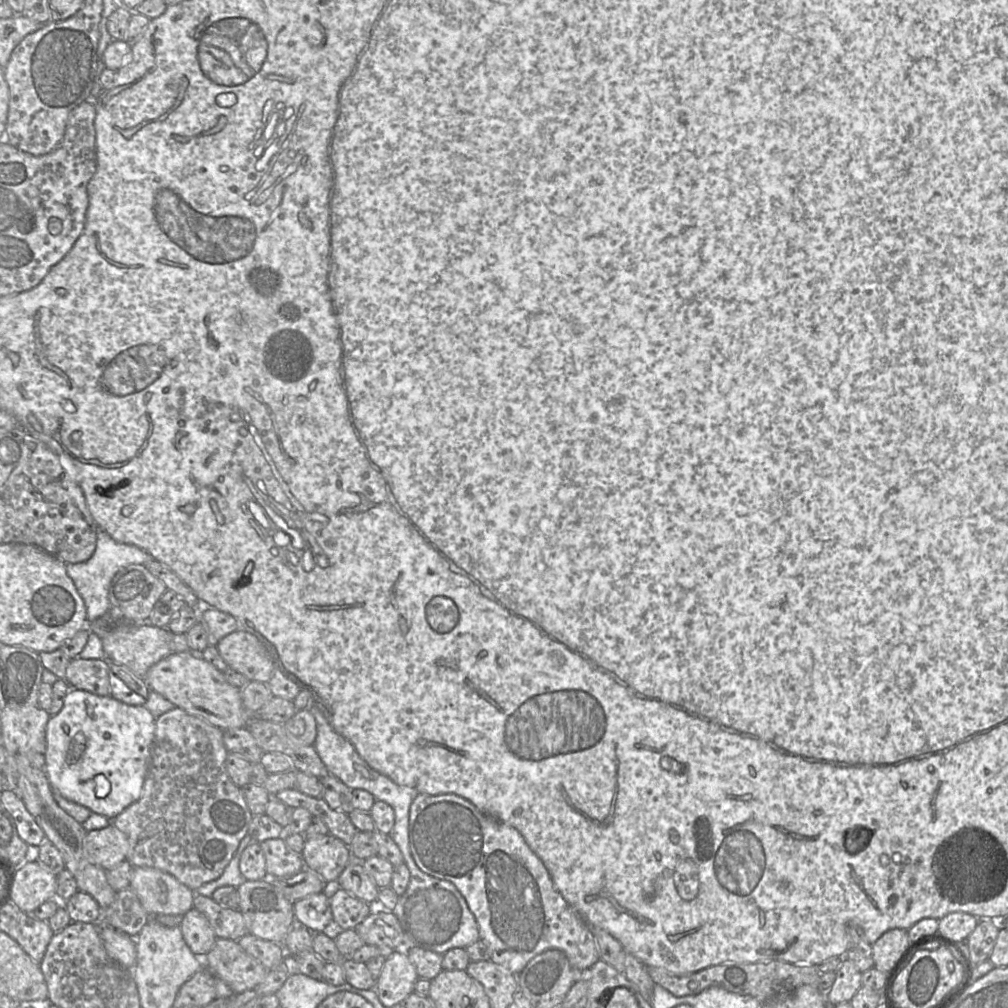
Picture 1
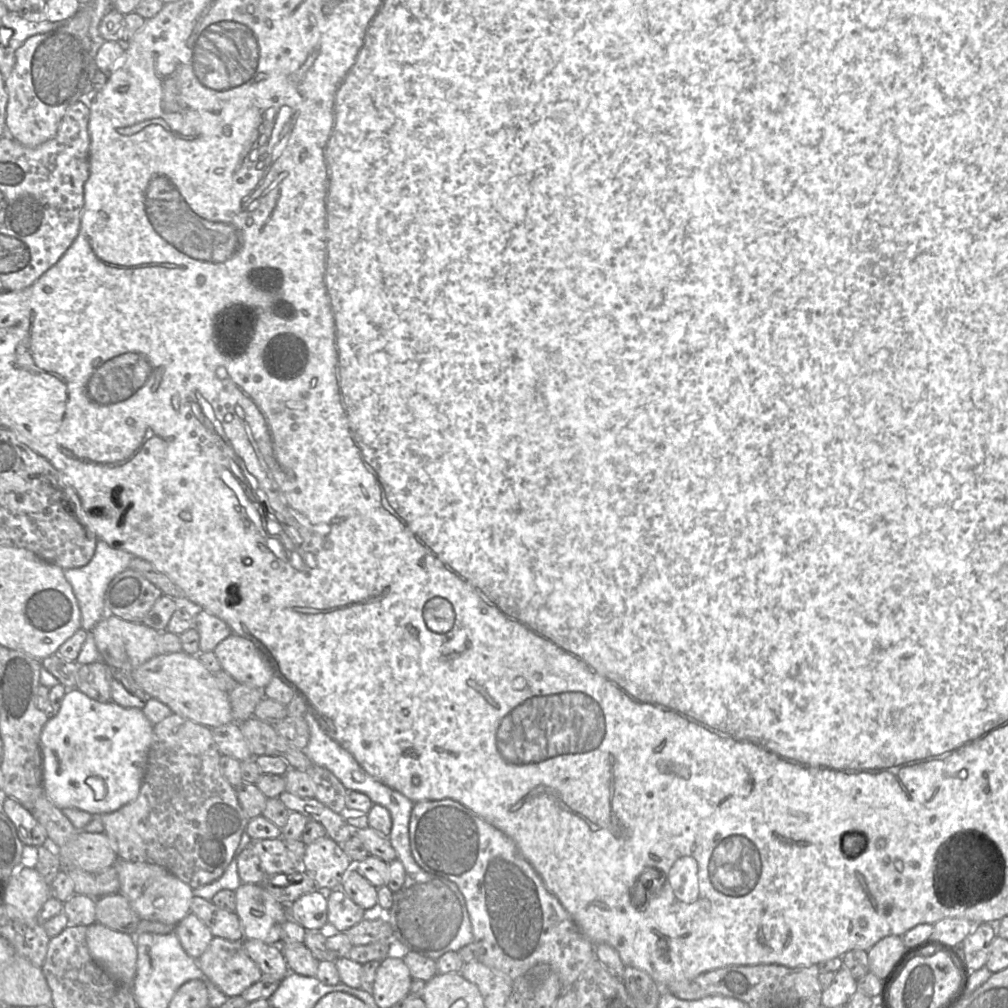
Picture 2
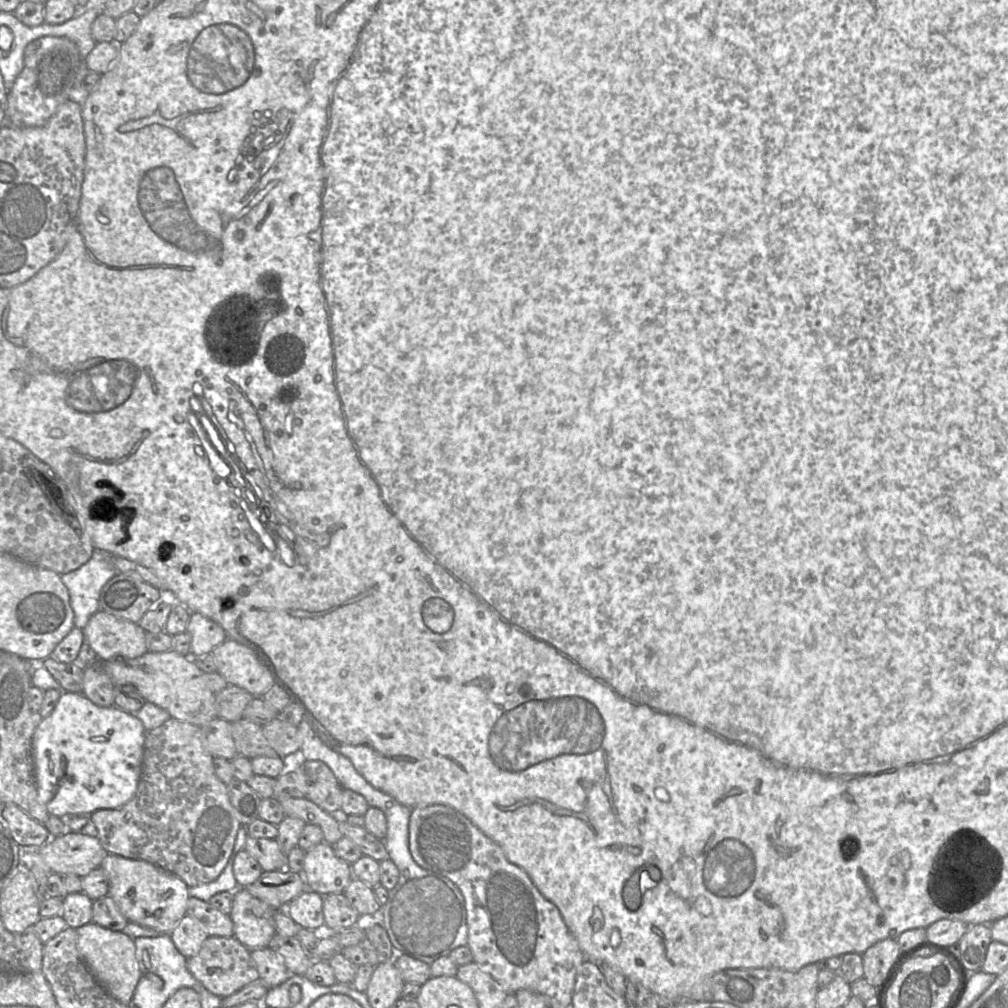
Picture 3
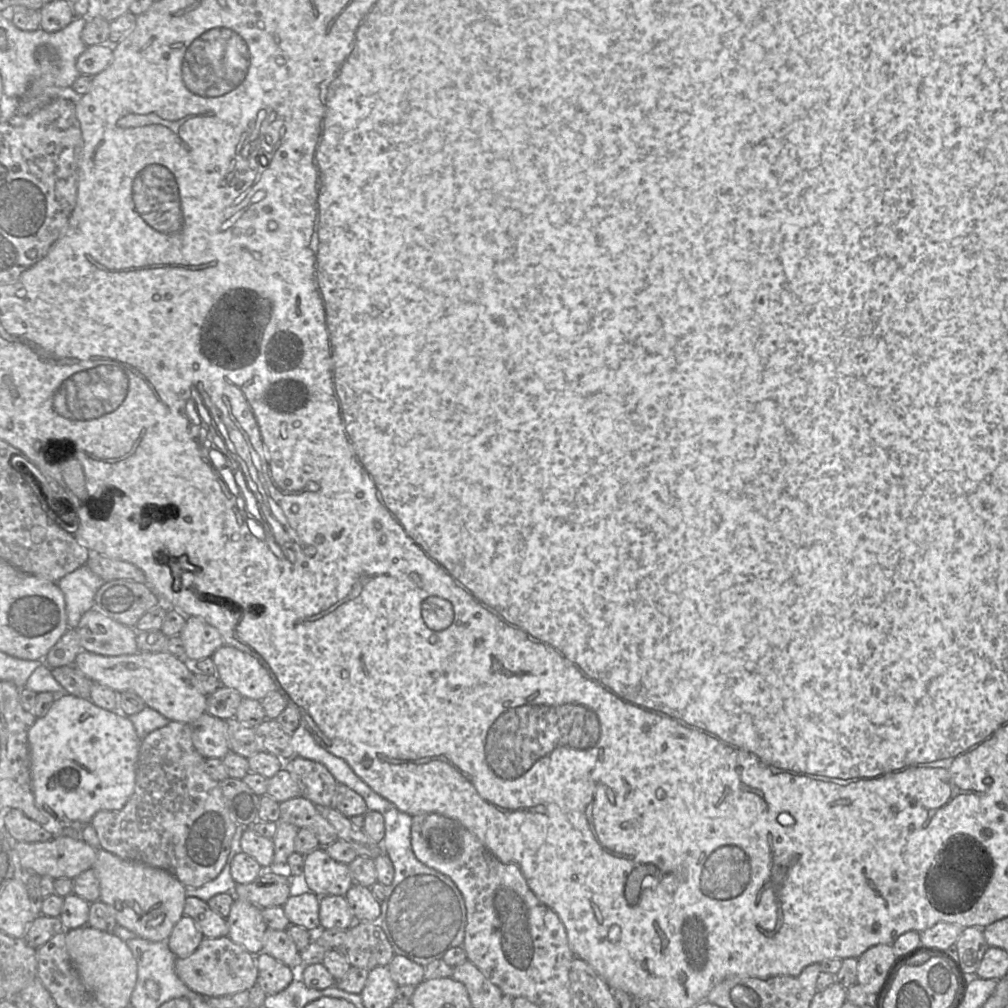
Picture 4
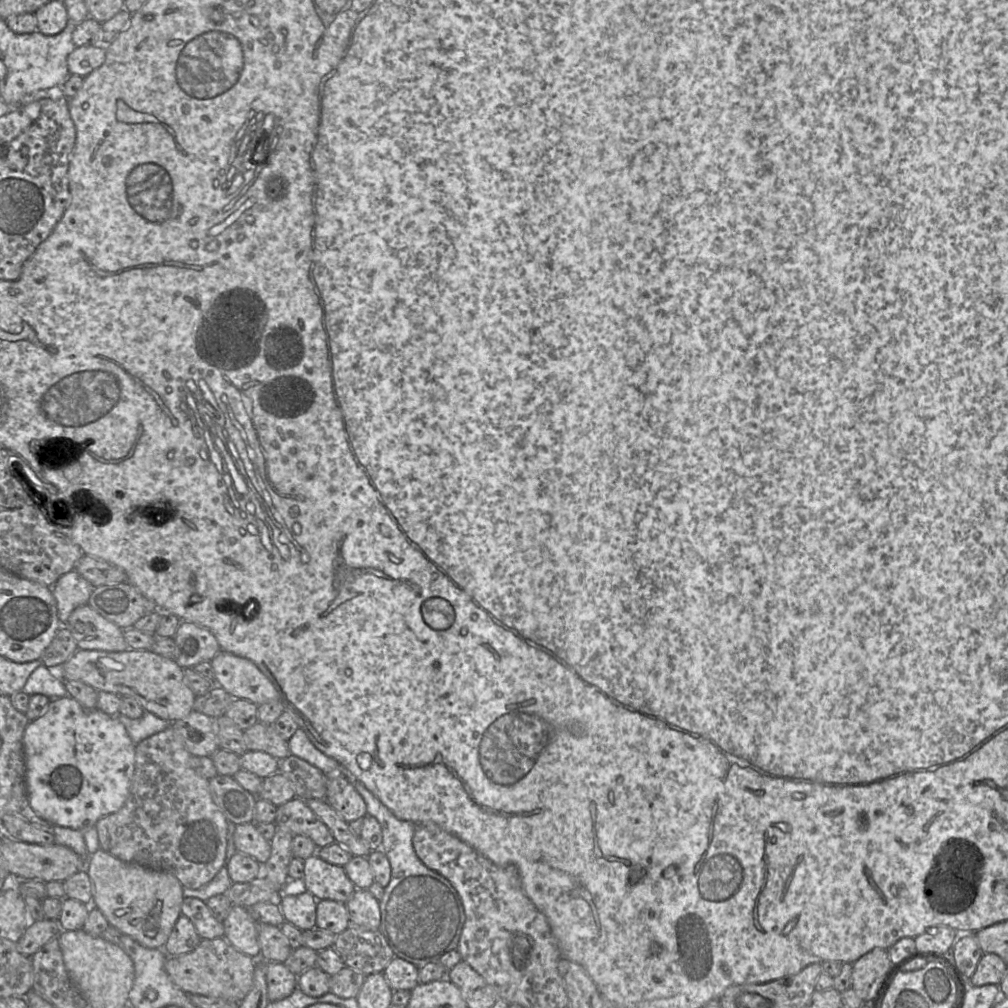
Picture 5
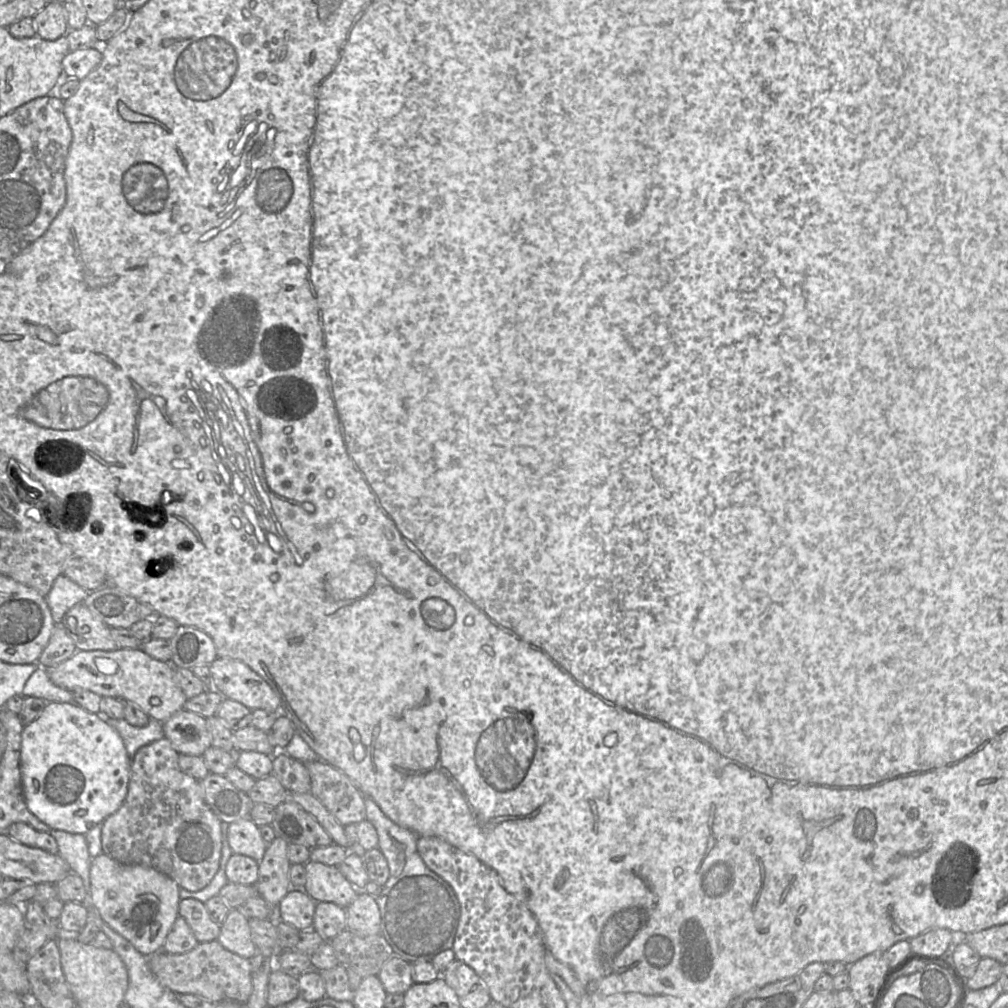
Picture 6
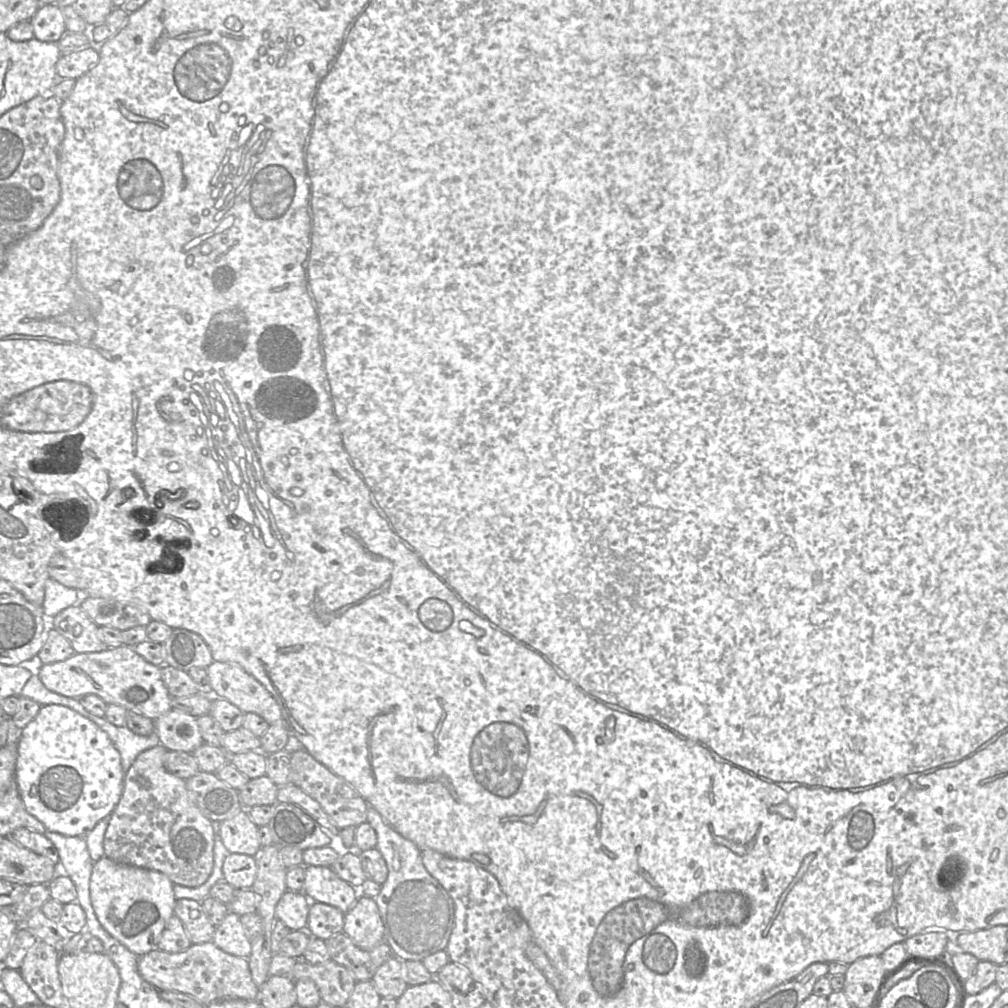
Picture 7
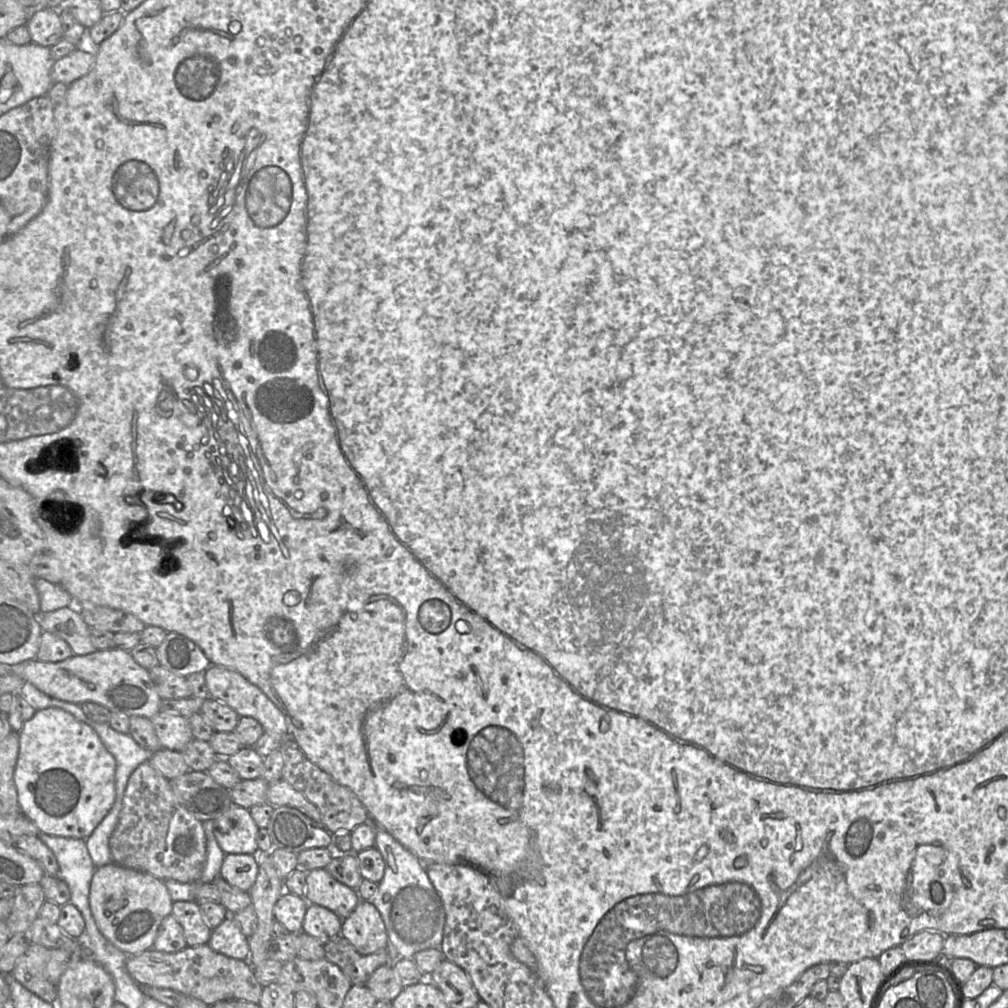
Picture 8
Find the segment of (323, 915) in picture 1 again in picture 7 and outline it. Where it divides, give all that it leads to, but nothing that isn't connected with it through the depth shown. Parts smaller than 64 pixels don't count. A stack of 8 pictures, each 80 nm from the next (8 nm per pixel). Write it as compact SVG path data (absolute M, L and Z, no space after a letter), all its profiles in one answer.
M286 890L277 903L277 920L283 922L291 931L306 930L310 900L303 892Z

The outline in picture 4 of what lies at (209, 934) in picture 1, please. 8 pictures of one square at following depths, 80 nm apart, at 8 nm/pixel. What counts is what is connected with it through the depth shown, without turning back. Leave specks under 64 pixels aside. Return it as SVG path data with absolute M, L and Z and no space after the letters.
M183 915L172 929L167 944L177 958L190 956L204 939L202 932L189 916Z

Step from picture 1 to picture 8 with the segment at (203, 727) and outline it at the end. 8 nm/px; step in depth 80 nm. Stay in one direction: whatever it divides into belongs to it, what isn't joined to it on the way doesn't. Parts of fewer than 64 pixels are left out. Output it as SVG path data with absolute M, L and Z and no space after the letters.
M145 761L128 779L119 820L109 839L112 862L161 880L199 882L207 847L202 822L180 805L170 780Z

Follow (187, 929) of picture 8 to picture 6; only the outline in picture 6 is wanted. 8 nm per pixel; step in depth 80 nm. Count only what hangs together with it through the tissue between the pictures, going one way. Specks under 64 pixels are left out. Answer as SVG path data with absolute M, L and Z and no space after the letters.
M194 898L181 899L178 912L187 921L199 943L218 938L220 925L211 918L203 902Z

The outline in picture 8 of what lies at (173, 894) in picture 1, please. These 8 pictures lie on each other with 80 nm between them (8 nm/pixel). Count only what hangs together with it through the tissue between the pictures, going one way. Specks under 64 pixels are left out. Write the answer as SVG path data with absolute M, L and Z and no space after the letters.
M115 862L95 869L91 880L89 904L91 913L100 932L128 956L151 949L161 921L172 914L173 900L164 883L149 873L123 867Z

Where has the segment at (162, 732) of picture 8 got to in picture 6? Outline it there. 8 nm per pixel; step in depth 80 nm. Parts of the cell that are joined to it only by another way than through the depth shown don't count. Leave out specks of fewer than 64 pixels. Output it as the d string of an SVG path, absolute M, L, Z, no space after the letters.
M180 710L163 722L164 736L180 754L201 756L212 746L206 718Z

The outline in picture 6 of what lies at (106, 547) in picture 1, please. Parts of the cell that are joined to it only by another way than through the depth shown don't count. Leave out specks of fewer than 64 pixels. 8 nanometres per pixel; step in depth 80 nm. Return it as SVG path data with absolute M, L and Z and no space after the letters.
M58 576L48 595L45 597L54 622L60 623L68 610L84 601L89 591L68 577Z

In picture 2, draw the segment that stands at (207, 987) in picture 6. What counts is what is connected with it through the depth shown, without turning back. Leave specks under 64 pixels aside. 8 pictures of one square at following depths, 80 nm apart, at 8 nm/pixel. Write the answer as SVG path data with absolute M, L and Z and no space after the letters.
M213 937L197 962L205 980L213 983L227 998L241 995L246 989L263 978L259 967L247 955L243 941L230 941Z

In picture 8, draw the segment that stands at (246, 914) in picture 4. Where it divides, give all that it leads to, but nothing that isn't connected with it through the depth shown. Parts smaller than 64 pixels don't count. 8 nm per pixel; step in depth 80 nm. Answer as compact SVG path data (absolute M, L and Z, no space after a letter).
M230 915L212 929L207 944L218 953L238 960L249 961L249 937L243 934L237 922Z

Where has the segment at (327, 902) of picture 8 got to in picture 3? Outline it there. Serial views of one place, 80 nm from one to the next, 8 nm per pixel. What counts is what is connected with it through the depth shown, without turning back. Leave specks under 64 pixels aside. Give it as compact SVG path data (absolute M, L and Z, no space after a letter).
M317 844L305 854L302 875L306 888L322 896L343 893L354 878L351 865L336 855L332 845Z

